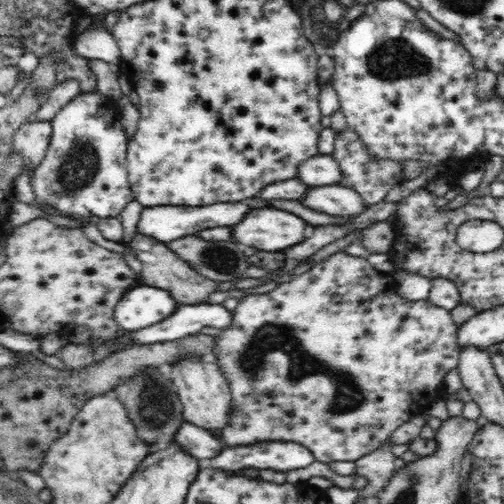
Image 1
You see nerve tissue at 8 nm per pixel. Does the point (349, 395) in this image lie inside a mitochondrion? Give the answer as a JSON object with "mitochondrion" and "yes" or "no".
{"mitochondrion":"yes"}

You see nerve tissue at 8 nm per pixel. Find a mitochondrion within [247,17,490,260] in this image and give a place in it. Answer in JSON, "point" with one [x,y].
{"point":[395,60]}

